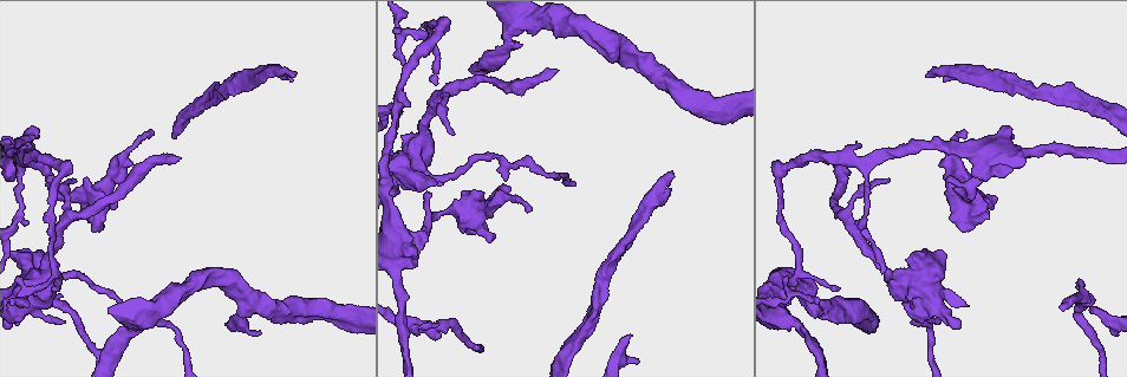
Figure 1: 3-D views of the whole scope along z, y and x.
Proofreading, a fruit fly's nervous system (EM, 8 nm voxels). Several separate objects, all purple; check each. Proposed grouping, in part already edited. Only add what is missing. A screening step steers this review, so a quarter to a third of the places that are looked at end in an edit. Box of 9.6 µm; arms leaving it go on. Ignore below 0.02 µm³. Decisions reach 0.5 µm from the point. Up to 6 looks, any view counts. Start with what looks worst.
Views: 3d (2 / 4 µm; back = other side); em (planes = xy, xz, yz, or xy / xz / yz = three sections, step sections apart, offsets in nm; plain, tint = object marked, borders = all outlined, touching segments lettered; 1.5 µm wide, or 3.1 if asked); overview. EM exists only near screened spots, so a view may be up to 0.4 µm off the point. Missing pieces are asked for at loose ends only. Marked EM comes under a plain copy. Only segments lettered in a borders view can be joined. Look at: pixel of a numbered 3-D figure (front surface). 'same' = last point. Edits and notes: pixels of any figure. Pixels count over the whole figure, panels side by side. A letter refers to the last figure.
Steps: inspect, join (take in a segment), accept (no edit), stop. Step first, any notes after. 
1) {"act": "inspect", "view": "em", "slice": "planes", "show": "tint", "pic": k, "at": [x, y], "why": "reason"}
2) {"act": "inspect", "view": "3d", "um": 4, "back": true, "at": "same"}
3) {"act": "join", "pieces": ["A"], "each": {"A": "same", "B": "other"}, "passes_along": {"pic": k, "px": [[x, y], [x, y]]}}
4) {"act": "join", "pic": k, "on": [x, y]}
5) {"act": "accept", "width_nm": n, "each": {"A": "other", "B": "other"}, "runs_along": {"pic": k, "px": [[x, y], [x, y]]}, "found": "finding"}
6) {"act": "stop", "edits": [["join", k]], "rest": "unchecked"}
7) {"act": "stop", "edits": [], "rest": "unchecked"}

{"act": "inspect", "view": "3d", "um": 2, "pic": 1, "at": [672, 170], "why": "free end"}

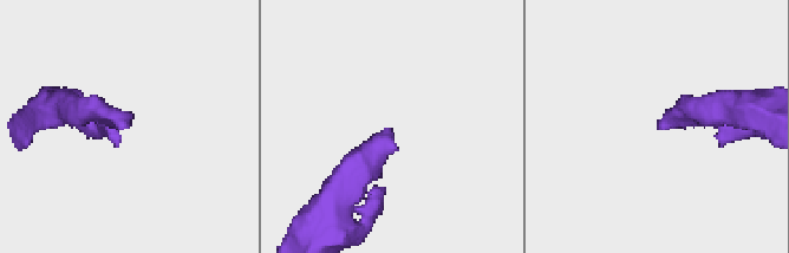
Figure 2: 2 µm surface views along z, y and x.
{"act": "inspect", "view": "em", "slice": "xz", "step": 4, "show": "tint", "pic": 2, "at": [128, 127]}

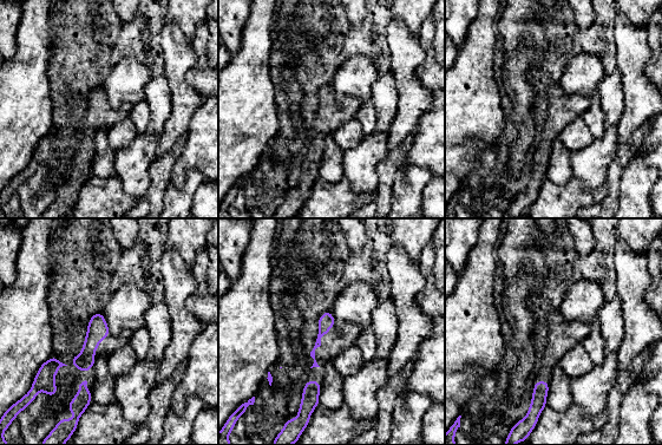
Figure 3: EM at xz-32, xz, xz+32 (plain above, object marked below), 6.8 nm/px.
{"act": "inspect", "view": "em", "slice": "planes", "show": "borders", "at": "same"}

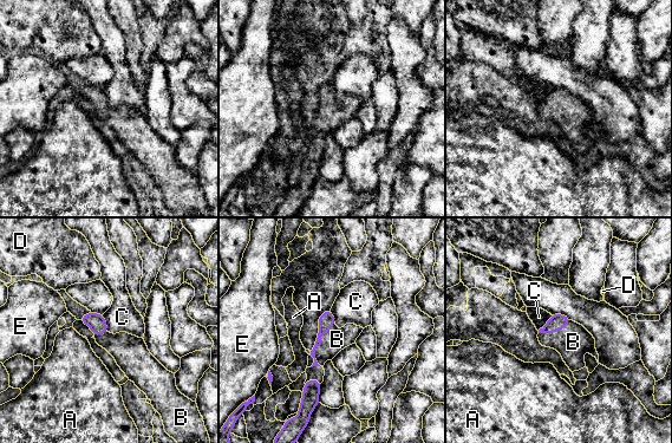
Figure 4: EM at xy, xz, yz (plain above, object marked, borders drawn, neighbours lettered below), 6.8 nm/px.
{"act": "join", "pic": 4, "on": [337, 339], "width_nm": 110, "each": {"A": "other", "B": "same", "C": "other", "D": "other", "E": "other"}, "passes_along": {"pic": 4, "px": [[326, 320], [320, 344], [337, 339]]}, "found": "the cell continues"}

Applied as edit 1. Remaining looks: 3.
{"act": "inspect", "view": "em", "slice": "yz", "step": 8, "show": "tint", "pic": 1, "at": [555, 72], "why": "end of a long branch"}

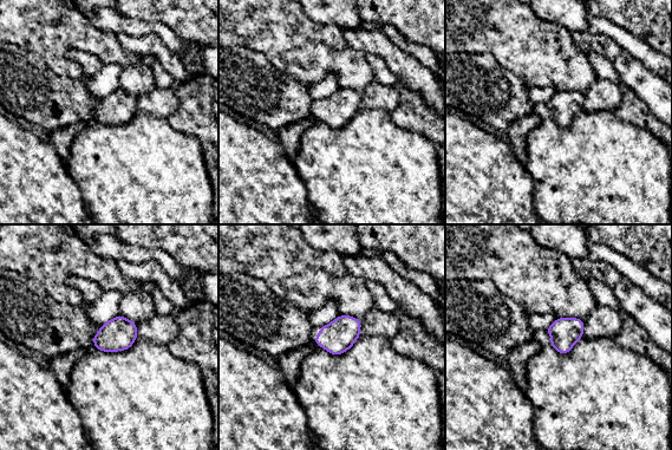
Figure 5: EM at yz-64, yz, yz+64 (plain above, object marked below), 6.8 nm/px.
{"act": "inspect", "view": "em", "slice": "planes", "show": "borders", "at": "same"}

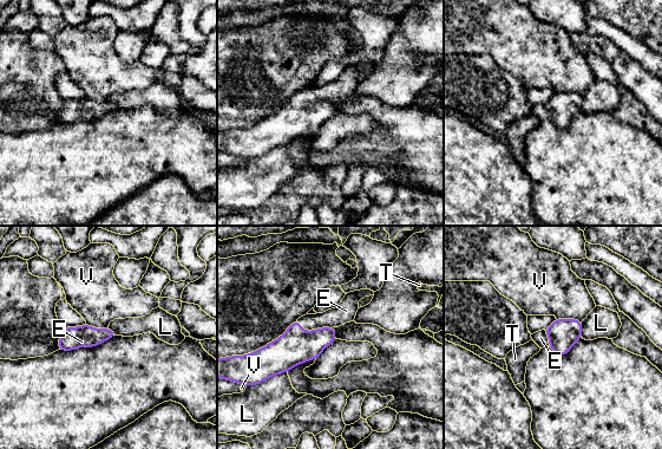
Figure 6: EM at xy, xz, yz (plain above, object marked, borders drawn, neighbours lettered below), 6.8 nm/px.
{"act": "join", "pic": 6, "on": [346, 312], "each": {"E": "same", "L": "other", "T": "other", "V": "other"}, "passes_along": {"pic": 6, "px": [[295, 346], [314, 330], [346, 312]]}, "found": "the cell continues"}

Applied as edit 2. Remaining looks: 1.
{"act": "inspect", "view": "em", "slice": "yz", "step": 8, "show": "borders", "pic": 1, "at": [629, 337]}

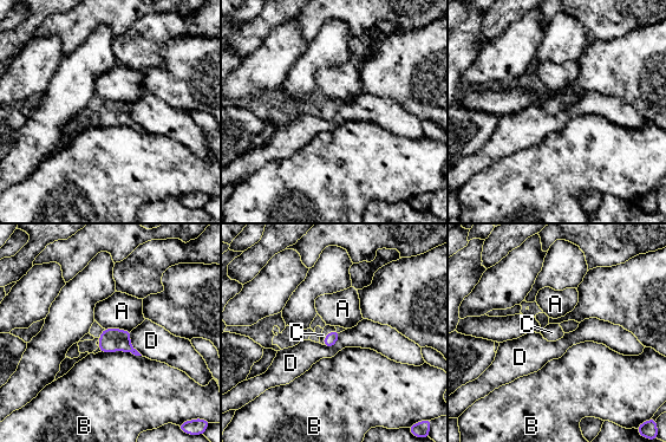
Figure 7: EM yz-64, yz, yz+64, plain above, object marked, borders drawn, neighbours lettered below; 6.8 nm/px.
{"act": "join", "pic": 7, "on": [327, 329], "each": {"A": "other", "B": "other", "C": "same", "D": "other"}, "passes_along": {"pic": 7, "px": [[330, 340], [327, 335], [327, 329]]}, "found": "the cell continues"}

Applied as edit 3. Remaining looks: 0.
{"act": "stop", "edits": [["join", 4], ["join", 6], ["join", 7]], "rest": "unchecked"}

